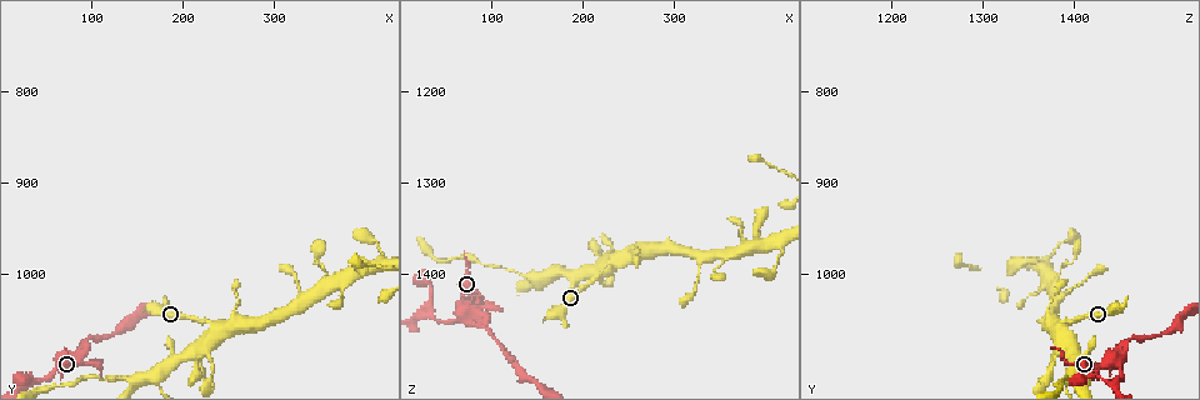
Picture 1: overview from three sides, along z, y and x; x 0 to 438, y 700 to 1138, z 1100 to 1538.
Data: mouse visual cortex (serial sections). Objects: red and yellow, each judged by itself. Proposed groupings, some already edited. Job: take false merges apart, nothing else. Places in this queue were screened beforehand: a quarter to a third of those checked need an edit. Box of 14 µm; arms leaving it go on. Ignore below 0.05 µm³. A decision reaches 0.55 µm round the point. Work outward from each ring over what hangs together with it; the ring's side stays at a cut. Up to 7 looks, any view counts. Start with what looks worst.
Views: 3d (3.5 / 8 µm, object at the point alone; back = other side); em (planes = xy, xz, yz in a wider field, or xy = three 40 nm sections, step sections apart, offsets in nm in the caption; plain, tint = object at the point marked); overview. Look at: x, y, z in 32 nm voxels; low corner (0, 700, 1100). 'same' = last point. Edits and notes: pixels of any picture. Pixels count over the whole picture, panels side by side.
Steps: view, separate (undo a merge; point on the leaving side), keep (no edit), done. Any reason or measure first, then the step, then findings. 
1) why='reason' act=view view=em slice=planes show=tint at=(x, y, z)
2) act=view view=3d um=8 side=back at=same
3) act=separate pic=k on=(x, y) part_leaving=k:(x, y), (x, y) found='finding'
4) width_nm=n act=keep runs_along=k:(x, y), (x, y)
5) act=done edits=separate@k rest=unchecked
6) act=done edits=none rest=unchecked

why='branch point' act=view view=3d um=3.5 side=back at=(70, 1095, 1440)

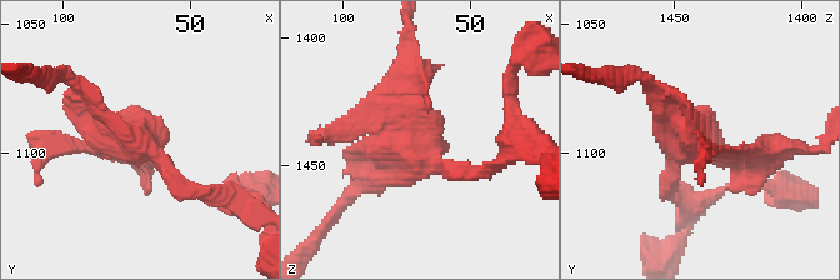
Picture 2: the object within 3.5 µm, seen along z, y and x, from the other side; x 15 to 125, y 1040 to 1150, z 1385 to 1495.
act=view view=em slice=xy step=3 show=tint at=(70, 1095, 1441)

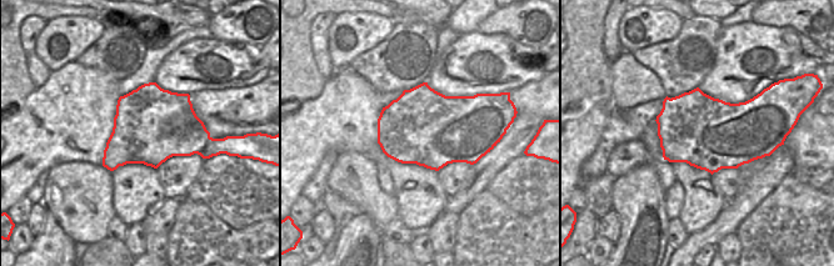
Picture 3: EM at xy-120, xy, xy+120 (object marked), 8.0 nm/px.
act=keep runs_along=2:(761, 168), (695, 140), (675, 98) found='all the same cell'

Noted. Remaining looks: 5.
why='two arms at a narrow angle' act=view view=3d um=3.5 at=(225, 1080, 1380)

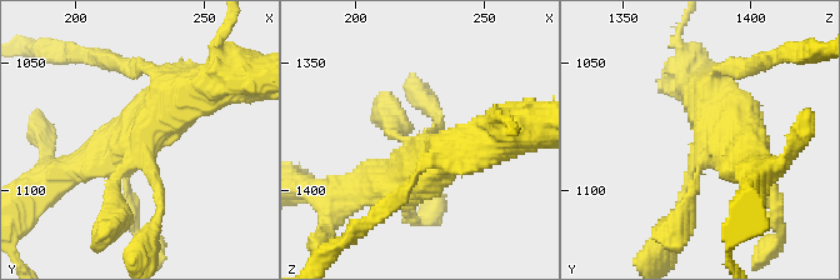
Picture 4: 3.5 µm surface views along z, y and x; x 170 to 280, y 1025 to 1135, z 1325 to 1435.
act=view view=em slice=xy step=5 show=tint at=(228, 1084, 1381)

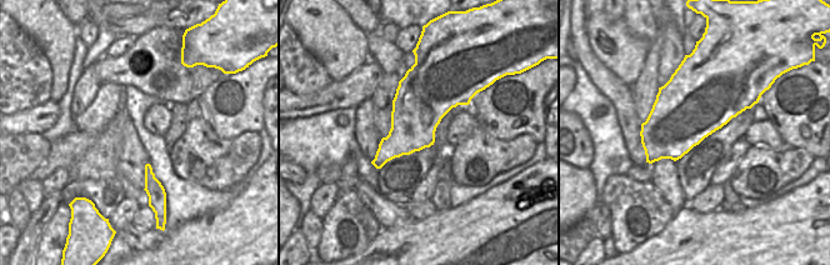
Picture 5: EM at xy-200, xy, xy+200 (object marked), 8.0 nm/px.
why='another direction' act=view view=em slice=xy step=3 show=tint at=same

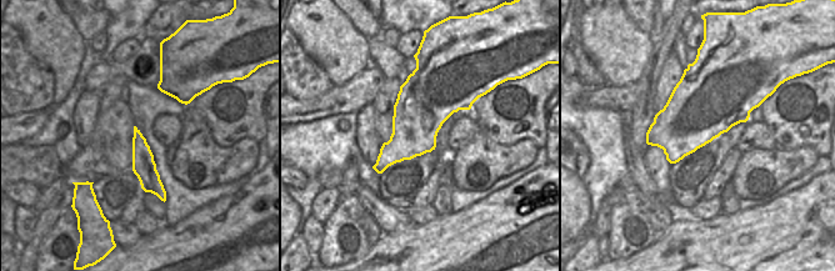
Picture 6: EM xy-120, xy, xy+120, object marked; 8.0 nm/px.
act=keep found='all the same cell'

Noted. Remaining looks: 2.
why='three-way junction' act=view view=3d um=3.5 at=(175, 1110, 1395)

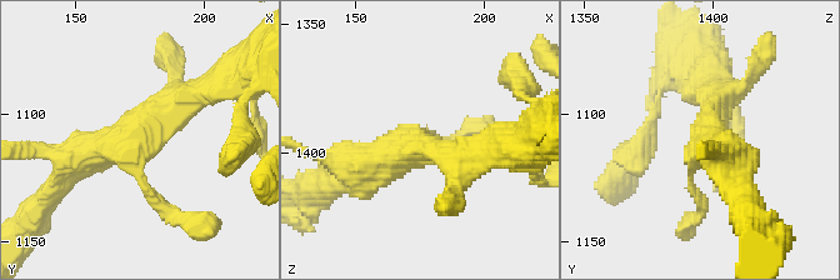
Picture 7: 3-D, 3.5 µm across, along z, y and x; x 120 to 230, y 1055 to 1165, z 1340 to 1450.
act=view view=em slice=xy step=3 show=tint at=(173, 1109, 1398)

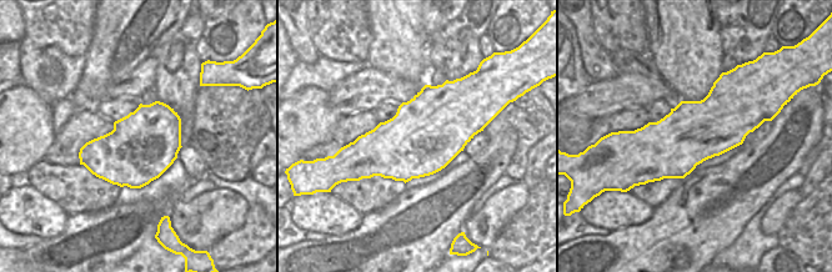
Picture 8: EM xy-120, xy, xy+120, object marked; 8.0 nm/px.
width_nm=600 act=keep runs_along=7:(204, 90), (143, 136), (58, 155) found='one cell here'

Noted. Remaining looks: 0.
act=done edits=none rest=unchecked

